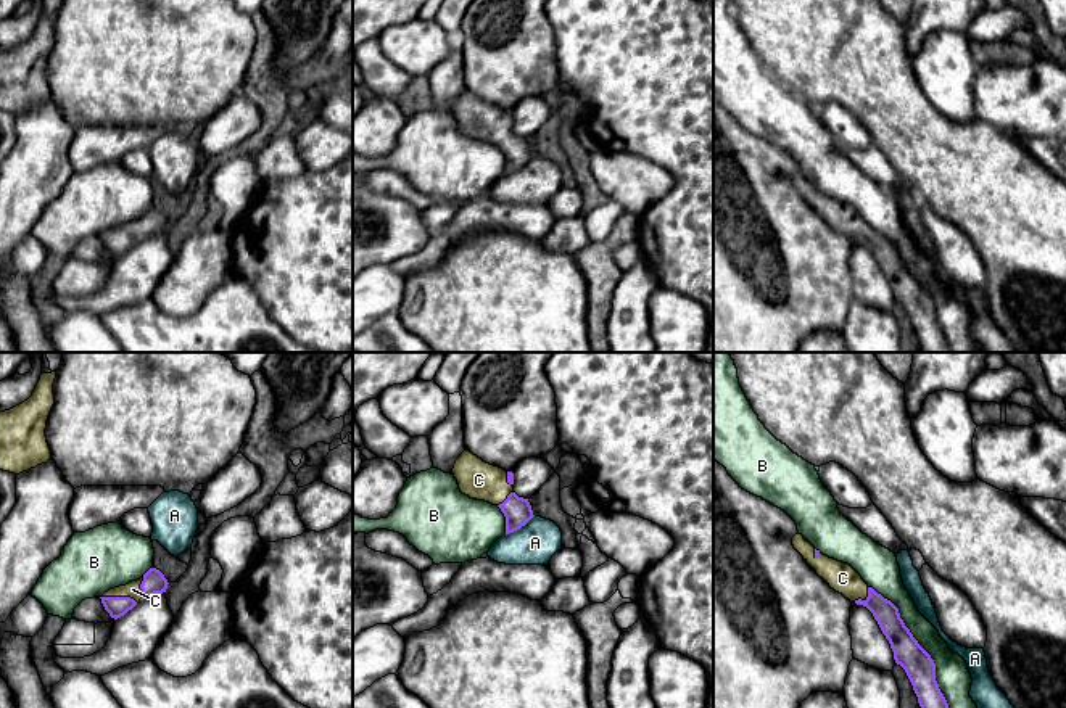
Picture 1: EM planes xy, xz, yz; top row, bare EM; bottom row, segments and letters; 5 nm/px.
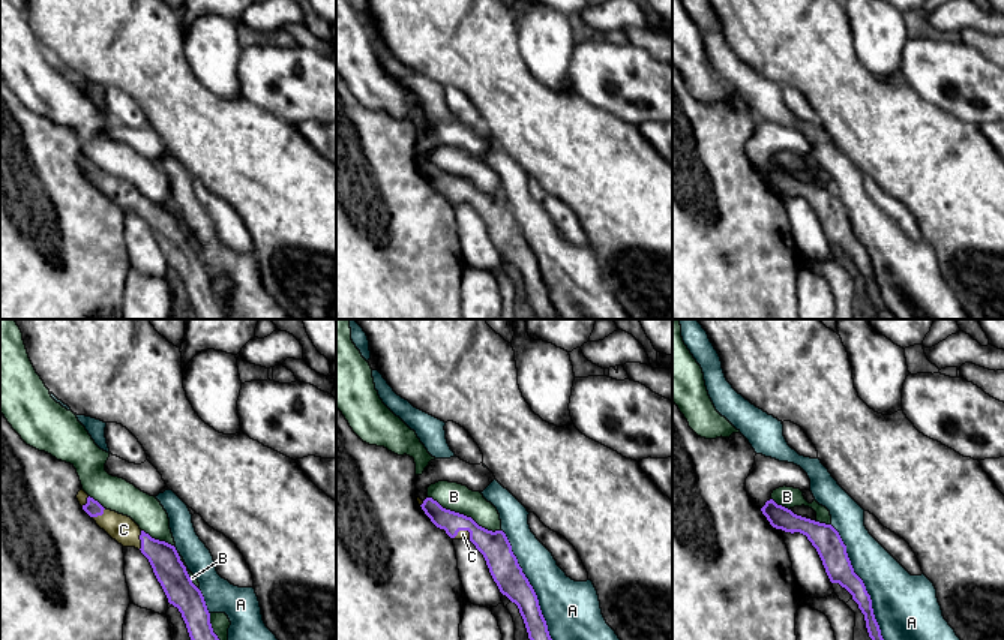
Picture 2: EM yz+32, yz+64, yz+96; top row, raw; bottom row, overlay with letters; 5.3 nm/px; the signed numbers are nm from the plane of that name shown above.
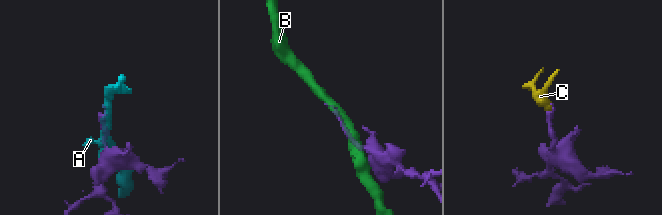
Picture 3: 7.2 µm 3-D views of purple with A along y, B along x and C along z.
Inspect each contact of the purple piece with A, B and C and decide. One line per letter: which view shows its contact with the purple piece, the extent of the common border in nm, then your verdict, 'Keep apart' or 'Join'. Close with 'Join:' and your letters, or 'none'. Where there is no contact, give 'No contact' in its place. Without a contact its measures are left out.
A: Touches purple in xz. Shared border 170 nm. Keep apart
B: Touches purple in yz. Shared border 750 nm. Keep apart
C: Touches purple in xy. Shared border 190 nm. Join
Join: C

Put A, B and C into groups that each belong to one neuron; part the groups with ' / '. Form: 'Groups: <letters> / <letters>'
Groups: A / B / C

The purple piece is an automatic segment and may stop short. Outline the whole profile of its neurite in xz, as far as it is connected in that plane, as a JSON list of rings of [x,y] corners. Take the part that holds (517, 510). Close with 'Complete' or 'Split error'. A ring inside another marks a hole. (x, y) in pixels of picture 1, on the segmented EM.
[[[464,451],[454,463],[452,475],[462,494],[498,505],[506,517],[506,534],[525,526],[535,515],[528,499],[514,492],[514,473],[490,465]]]. Split error

